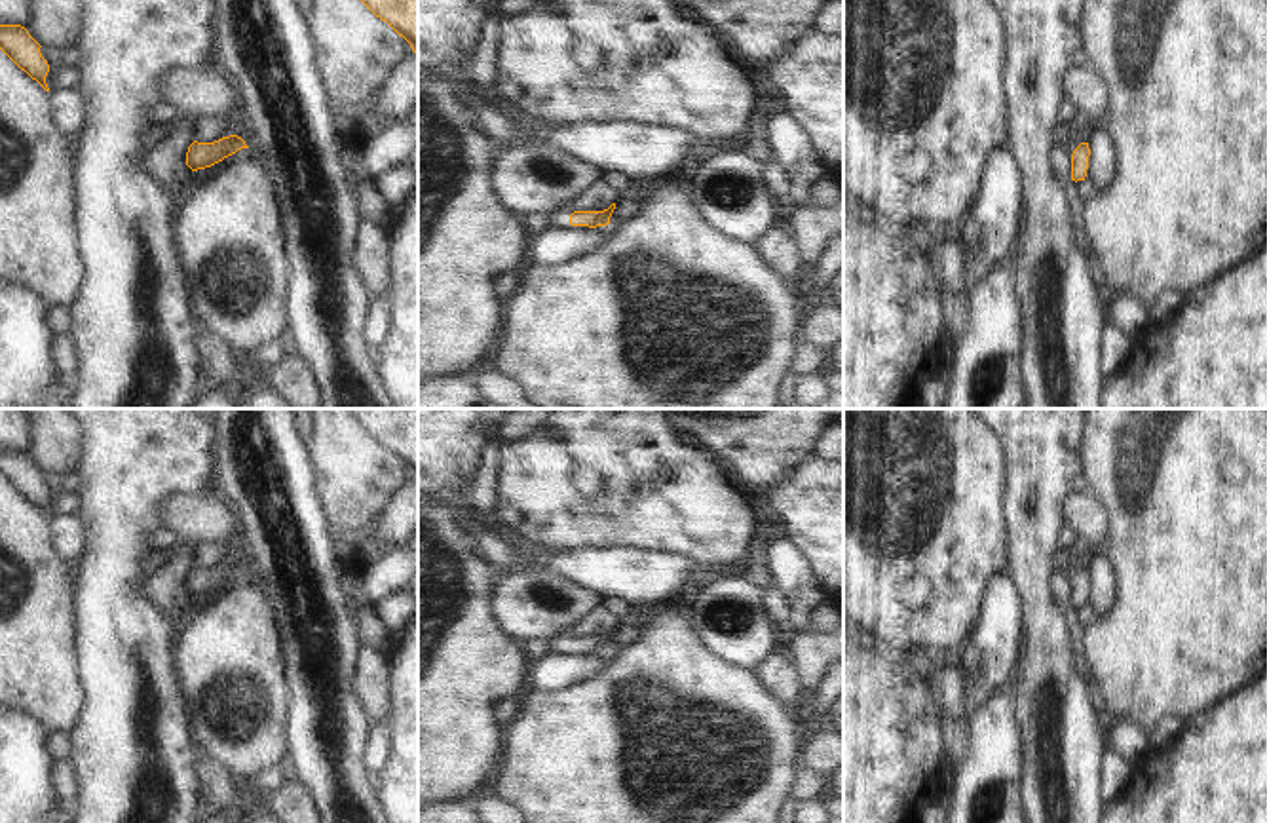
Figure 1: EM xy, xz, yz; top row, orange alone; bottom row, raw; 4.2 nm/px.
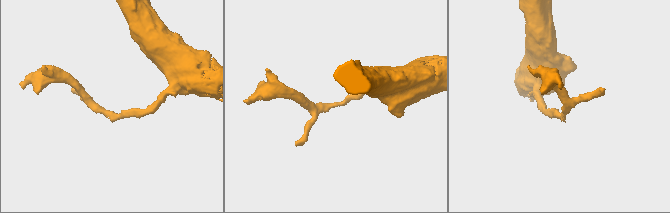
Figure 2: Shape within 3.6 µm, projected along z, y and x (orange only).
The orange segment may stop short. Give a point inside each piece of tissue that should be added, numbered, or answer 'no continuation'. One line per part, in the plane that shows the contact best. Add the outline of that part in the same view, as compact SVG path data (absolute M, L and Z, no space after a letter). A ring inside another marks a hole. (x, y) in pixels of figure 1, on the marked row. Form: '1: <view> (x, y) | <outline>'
1: xz (559, 219) | M553 211L549 215L549 224L560 230L589 230L589 226L572 226L570 215L572 211Z

